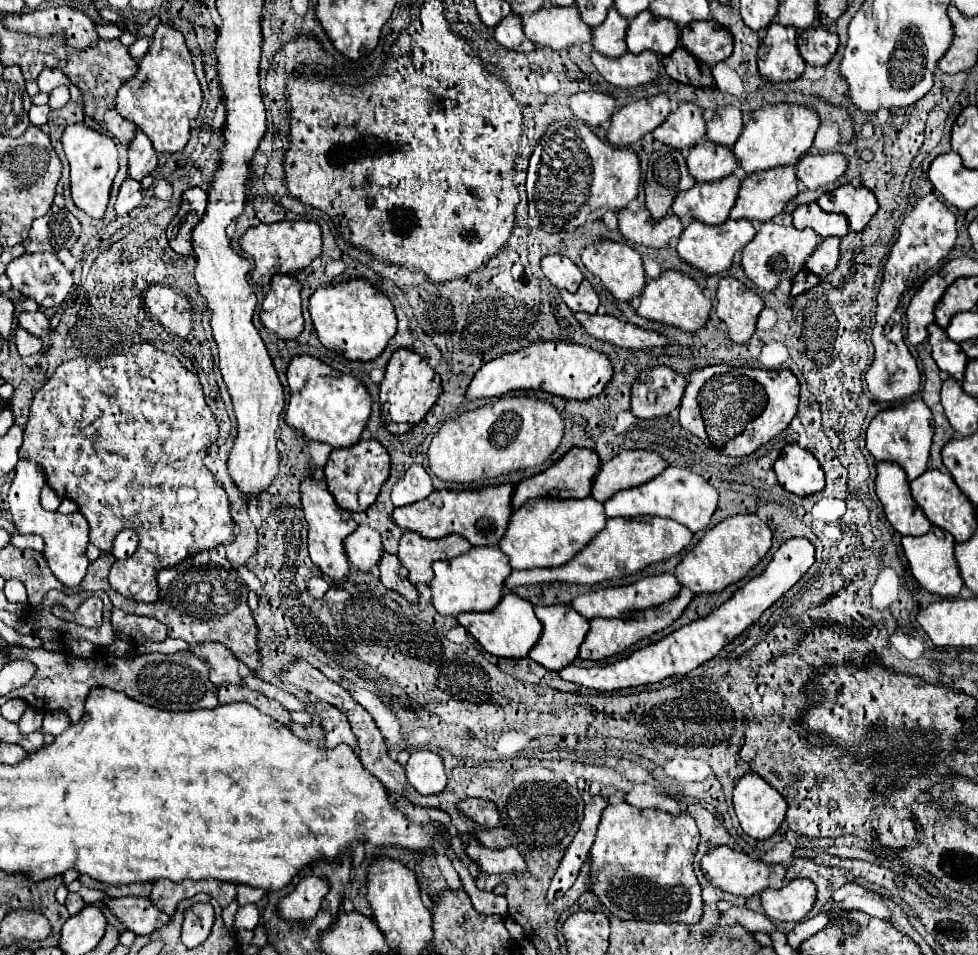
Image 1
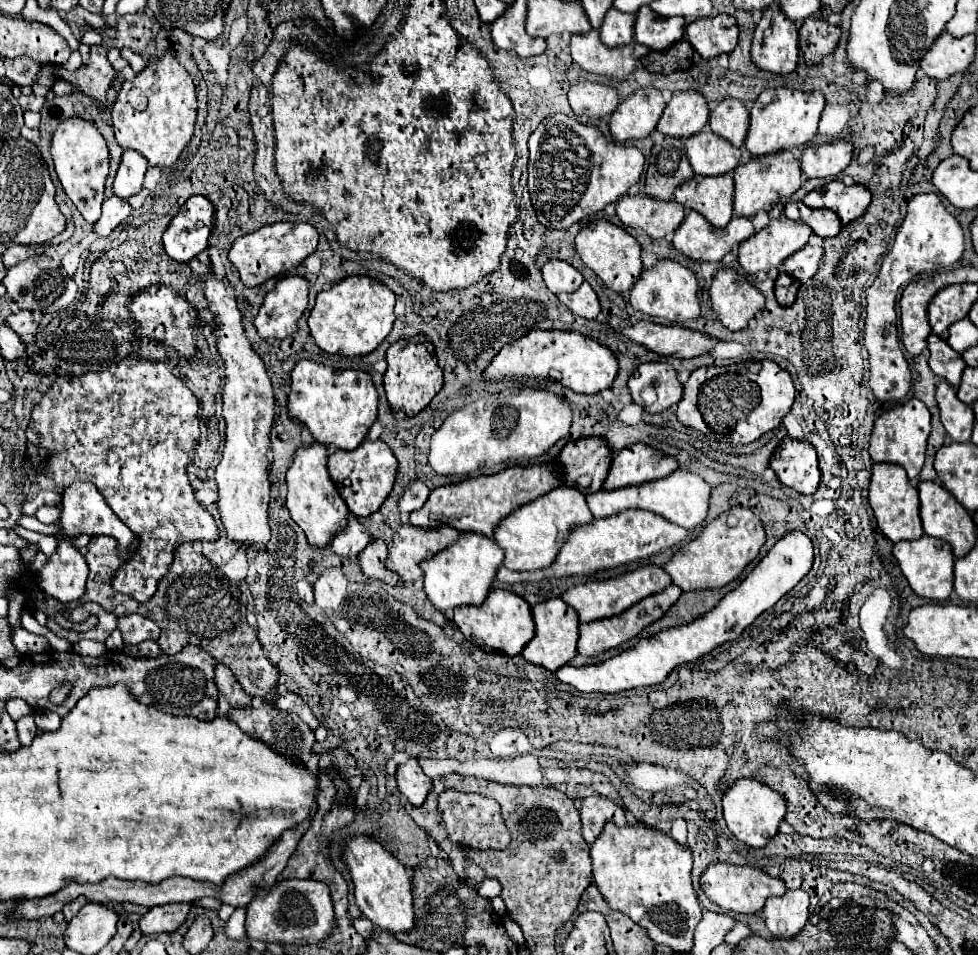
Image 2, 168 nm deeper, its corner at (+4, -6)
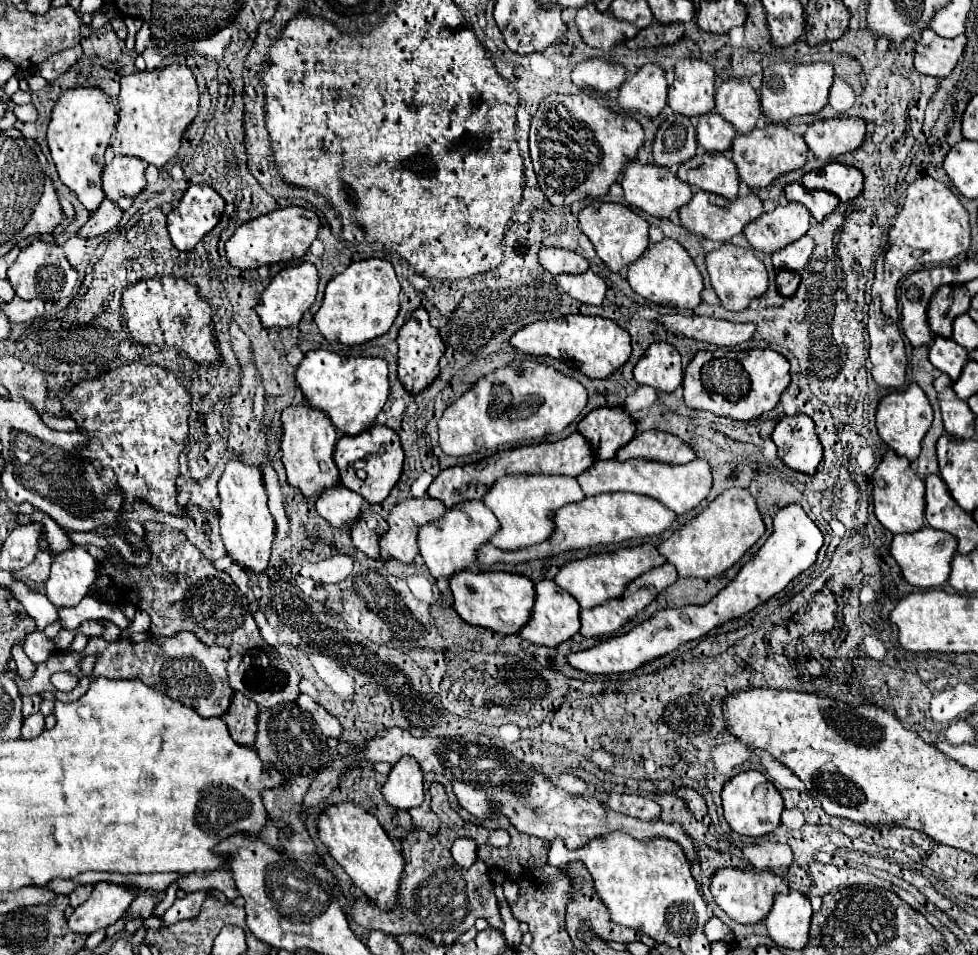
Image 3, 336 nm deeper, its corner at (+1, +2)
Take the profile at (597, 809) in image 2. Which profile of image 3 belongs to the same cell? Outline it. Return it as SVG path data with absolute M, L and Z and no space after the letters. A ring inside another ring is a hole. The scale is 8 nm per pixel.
M610 793L610 799L606 803L610 809L638 817L638 819L656 819L660 815L660 805L644 795L628 795L628 793Z

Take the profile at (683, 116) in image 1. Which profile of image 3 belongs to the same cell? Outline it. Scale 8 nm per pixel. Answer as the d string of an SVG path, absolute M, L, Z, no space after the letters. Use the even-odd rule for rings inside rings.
M680 59L674 65L674 83L668 89L668 105L686 117L714 109L714 69L702 59Z

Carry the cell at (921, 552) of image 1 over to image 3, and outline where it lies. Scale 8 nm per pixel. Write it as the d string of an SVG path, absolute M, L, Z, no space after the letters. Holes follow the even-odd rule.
M922 527L920 531L914 531L914 533L894 535L890 545L890 555L898 563L904 579L910 585L922 587L922 589L936 589L948 581L950 559L954 553L956 553L956 539L950 533L938 531L932 527Z

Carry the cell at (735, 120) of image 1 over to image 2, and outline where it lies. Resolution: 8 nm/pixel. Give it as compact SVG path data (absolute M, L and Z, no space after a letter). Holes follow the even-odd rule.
M725 99L709 115L709 129L731 145L743 147L745 133L749 129L749 111L741 101Z

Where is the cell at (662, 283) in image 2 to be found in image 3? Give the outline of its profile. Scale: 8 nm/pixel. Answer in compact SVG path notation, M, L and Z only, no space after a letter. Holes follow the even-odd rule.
M662 239L660 243L654 243L652 247L642 253L632 265L628 265L626 275L630 287L642 295L648 301L654 301L658 305L674 305L678 309L694 309L700 303L700 293L704 289L702 275L698 267L694 265L688 251L674 239Z

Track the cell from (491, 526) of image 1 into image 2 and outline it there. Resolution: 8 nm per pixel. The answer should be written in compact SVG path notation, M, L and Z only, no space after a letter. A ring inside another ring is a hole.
M555 461L541 467L509 467L497 475L467 479L457 485L445 485L431 491L427 503L409 515L409 523L419 529L437 529L441 525L453 525L459 533L477 533L493 539L497 525L521 505L533 501L535 497L559 487L559 475L555 471Z

